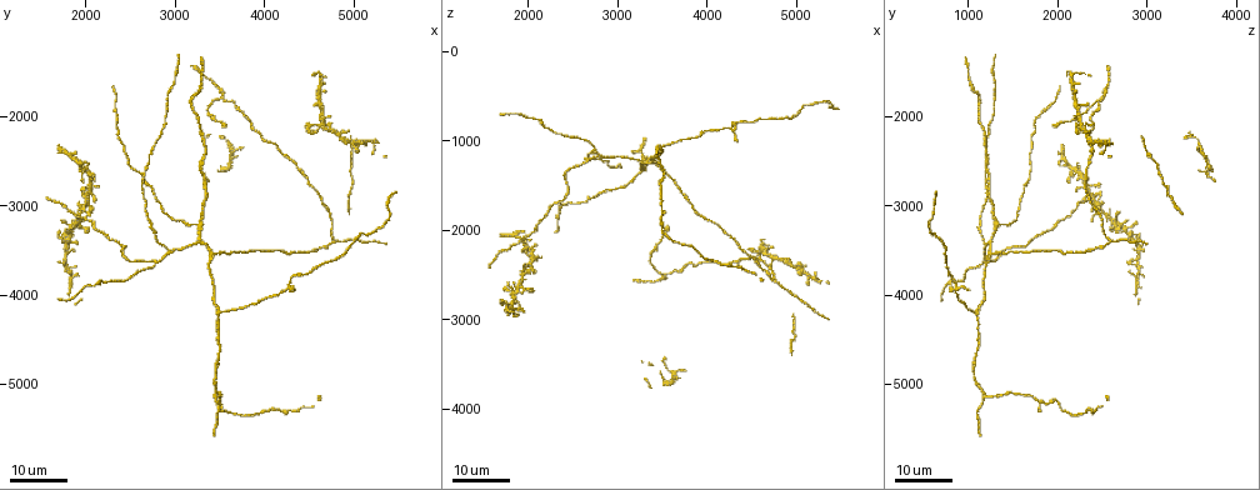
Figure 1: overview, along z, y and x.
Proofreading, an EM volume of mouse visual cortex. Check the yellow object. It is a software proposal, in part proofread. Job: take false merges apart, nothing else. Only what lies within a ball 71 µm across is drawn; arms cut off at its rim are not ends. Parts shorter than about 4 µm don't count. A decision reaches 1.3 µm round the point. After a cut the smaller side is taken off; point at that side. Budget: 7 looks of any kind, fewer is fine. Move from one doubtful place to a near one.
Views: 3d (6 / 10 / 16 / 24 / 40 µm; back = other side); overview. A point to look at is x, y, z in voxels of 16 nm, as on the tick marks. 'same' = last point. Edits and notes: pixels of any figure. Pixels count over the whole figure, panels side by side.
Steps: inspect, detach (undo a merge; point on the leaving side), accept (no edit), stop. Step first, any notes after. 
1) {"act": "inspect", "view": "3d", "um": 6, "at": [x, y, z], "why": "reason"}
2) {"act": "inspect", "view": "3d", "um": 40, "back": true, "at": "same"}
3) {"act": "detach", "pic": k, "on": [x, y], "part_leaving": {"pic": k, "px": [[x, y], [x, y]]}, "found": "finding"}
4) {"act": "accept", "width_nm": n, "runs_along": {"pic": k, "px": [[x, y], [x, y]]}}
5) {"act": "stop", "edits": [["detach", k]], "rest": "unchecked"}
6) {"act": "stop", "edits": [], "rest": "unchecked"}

{"act": "inspect", "view": "3d", "um": 16, "at": [3400, 3550, 1250], "why": "a fork"}

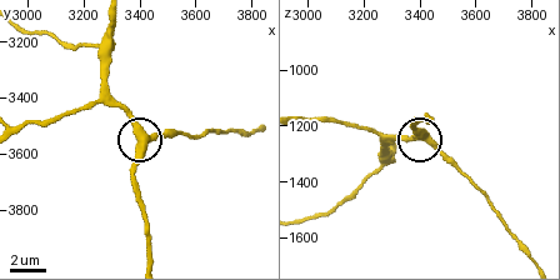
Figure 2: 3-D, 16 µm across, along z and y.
{"act": "inspect", "view": "3d", "um": 6, "at": "same", "why": "closer look"}

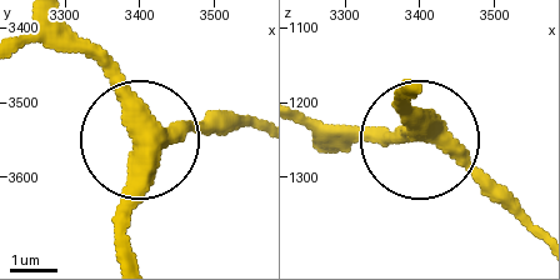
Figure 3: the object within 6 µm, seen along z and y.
{"act": "accept", "width_nm": 390, "runs_along": {"pic": 3, "px": [[538, 238], [478, 179], [418, 143], [406, 95]]}, "found": "all the same neuron"}

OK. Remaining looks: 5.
{"act": "inspect", "view": "3d", "um": 24, "at": [4300, 3900, 850], "why": "four arms meet"}

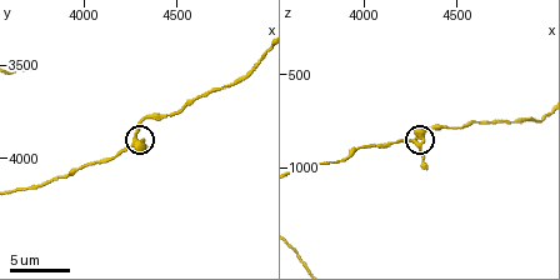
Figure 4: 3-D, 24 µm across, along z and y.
{"act": "inspect", "view": "3d", "um": 6, "at": "same", "why": "closer look"}

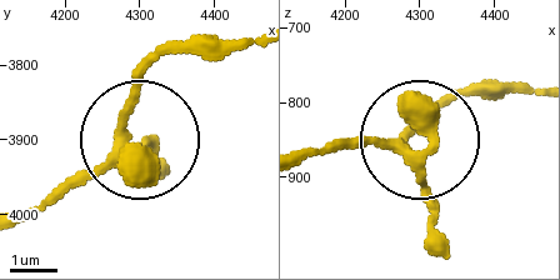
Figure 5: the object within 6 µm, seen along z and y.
{"act": "inspect", "view": "3d", "um": 6, "back": true, "at": "same", "why": "other side"}

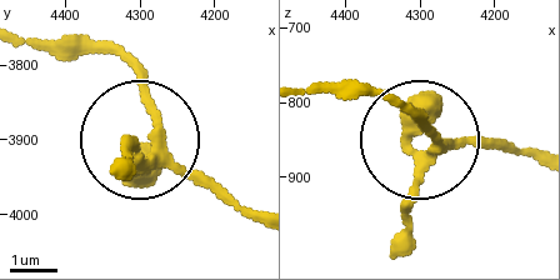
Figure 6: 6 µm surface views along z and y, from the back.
{"act": "accept", "arms": 4, "runs_along": {"pic": 6, "px": [[251, 219], [151, 148], [120, 164]]}, "found": "all the same neuron"}

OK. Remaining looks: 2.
{"act": "inspect", "view": "3d", "um": 24, "at": [3550, 1800, 2500], "why": "three arms meet"}

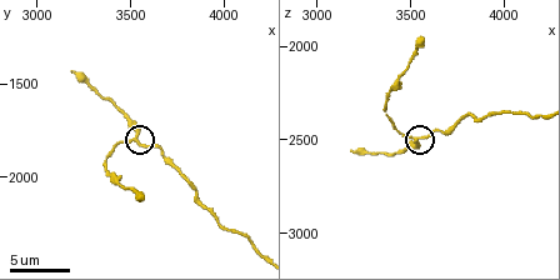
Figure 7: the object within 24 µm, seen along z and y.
{"act": "inspect", "view": "3d", "um": 6, "at": [3540, 1780, 2500], "why": "closer look"}

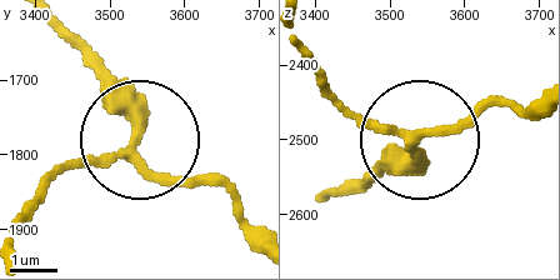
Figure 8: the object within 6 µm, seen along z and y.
{"act": "accept", "width_nm": 210, "runs_along": {"pic": 8, "px": [[529, 101], [413, 136], [365, 185]]}, "found": "continuous, no second neuron"}

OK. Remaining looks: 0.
{"act": "stop", "edits": [], "rest": "unchecked"}

